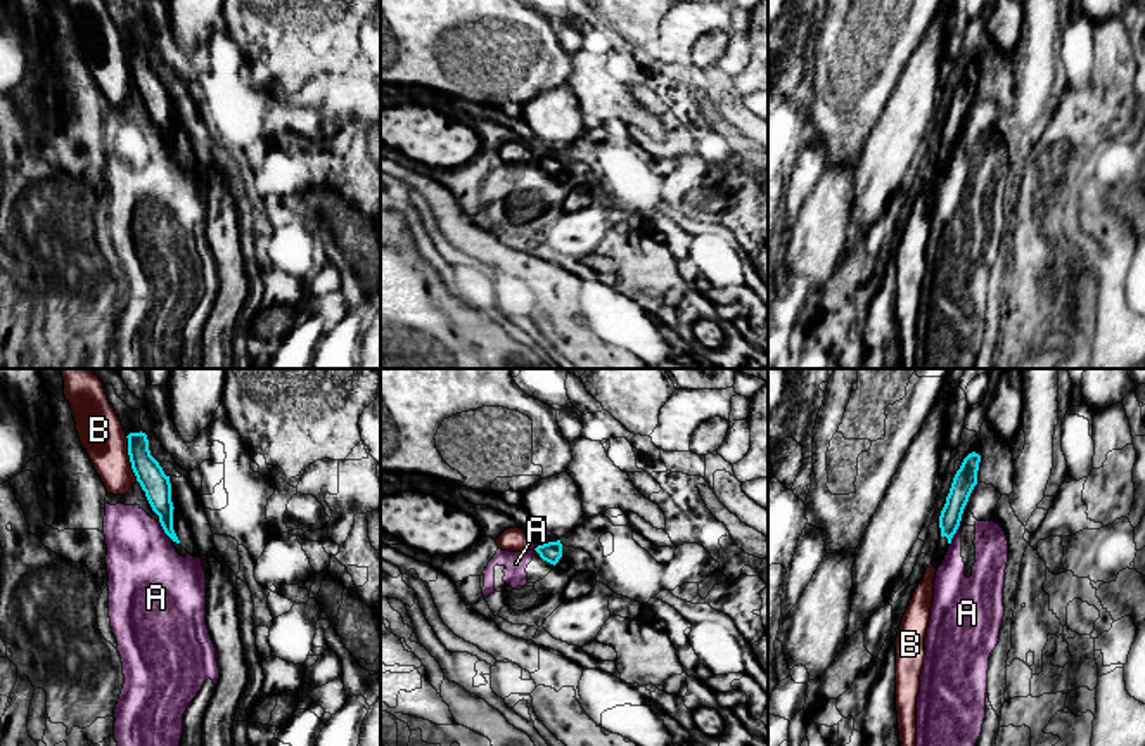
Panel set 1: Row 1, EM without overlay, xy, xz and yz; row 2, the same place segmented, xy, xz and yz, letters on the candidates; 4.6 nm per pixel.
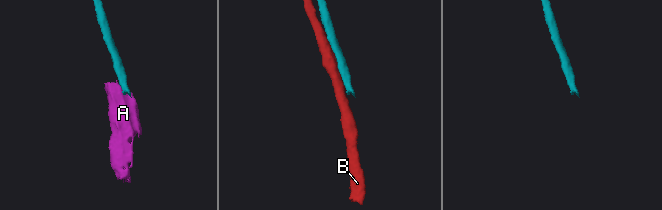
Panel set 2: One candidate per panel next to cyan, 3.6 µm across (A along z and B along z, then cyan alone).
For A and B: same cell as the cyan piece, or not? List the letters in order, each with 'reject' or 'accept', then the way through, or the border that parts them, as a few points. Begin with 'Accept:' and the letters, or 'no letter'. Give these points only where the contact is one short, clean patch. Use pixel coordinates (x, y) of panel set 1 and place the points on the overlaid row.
Accept: no letter
A: reject; border along xy (159, 521), (161, 528), (173, 540)
B: reject

